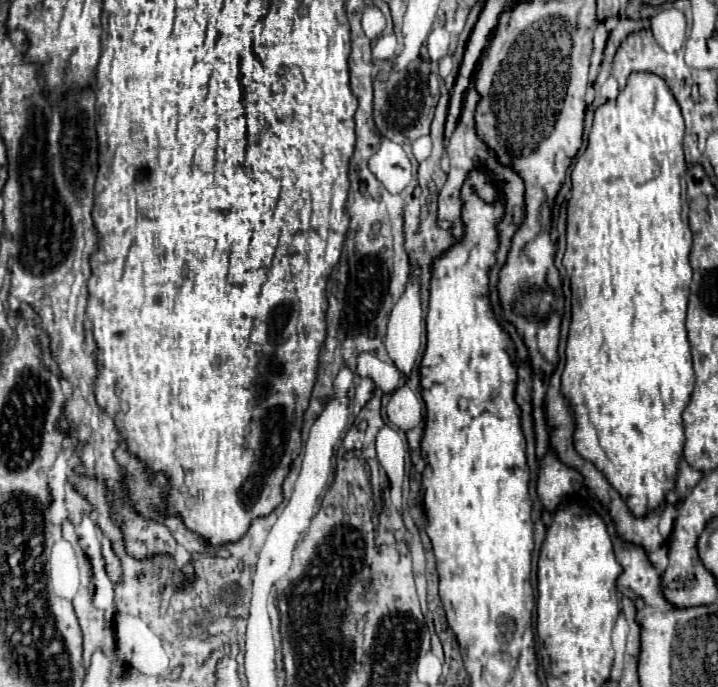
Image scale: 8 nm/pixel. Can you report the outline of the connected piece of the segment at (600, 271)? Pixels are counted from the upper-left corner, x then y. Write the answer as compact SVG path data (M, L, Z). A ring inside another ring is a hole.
M632 72L618 98L596 110L588 146L572 170L572 198L568 202L564 268L572 284L572 324L562 394L574 410L578 454L604 472L636 516L664 504L666 494L676 486L674 474L686 440L682 412L694 388L684 326L692 282L688 262L692 232L688 228L682 138L682 110L666 80L652 72Z

